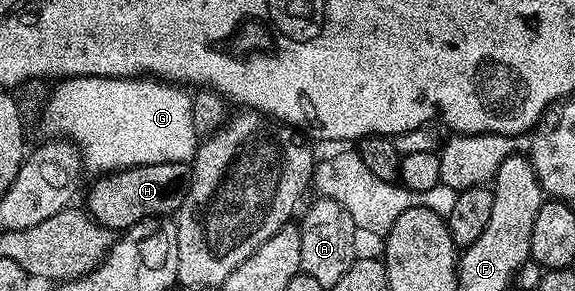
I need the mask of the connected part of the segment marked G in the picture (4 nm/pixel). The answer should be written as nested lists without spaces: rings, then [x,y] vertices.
[[[69,77],[61,80],[59,85],[48,97],[44,125],[60,136],[57,138],[67,139],[78,147],[83,168],[87,172],[89,169],[92,175],[107,175],[121,169],[132,169],[135,165],[188,163],[195,158],[198,136],[191,114],[192,97],[179,84],[131,77]]]

